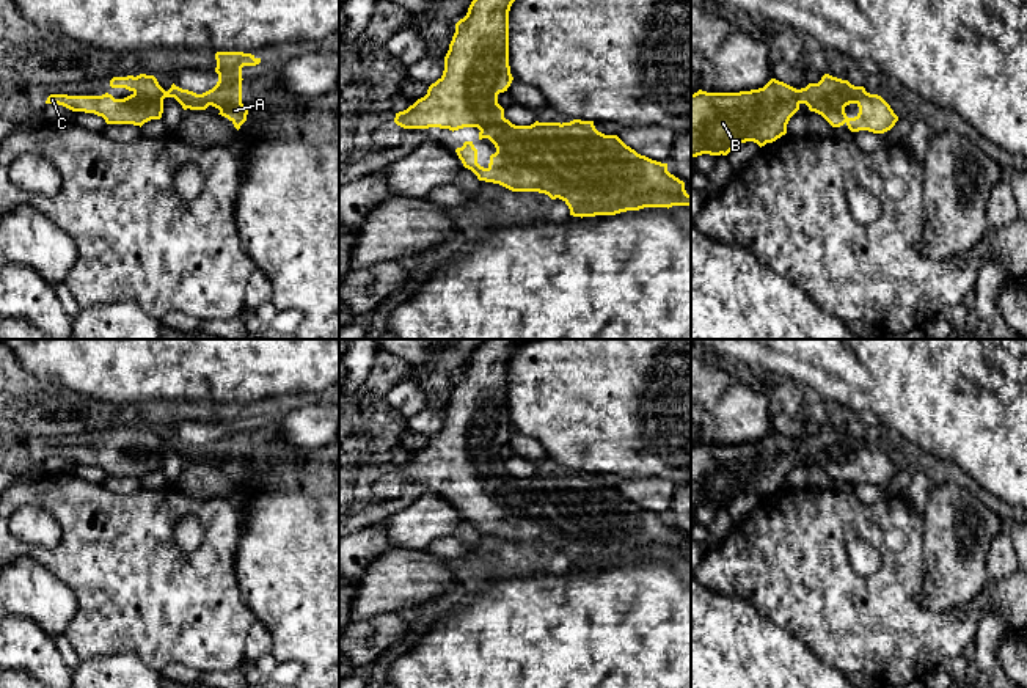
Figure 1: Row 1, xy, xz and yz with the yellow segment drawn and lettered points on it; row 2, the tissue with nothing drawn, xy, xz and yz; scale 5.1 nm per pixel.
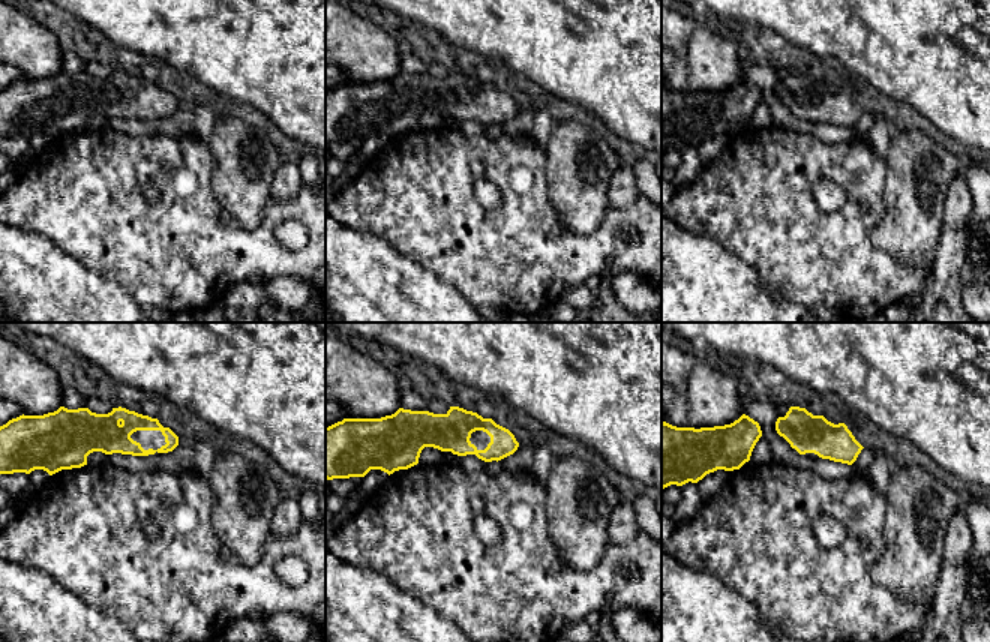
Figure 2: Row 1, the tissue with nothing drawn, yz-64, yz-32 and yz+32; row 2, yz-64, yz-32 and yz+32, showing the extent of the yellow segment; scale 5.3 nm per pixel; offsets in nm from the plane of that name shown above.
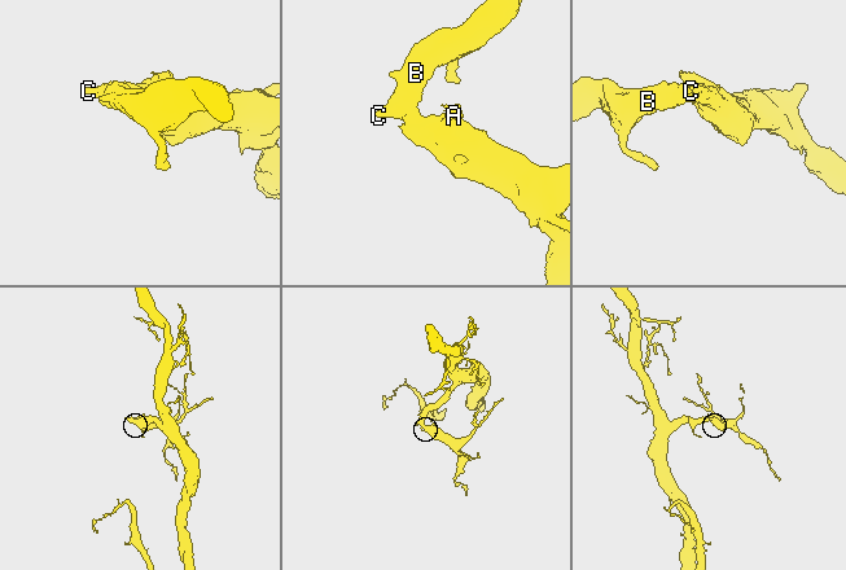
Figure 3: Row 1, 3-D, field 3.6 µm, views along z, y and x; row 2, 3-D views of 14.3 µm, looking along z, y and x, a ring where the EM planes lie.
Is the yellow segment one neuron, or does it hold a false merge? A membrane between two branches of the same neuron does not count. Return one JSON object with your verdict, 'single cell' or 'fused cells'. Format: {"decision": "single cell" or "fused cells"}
{"decision": "single cell"}

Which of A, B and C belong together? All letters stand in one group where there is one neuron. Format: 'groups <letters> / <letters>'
groups A B C

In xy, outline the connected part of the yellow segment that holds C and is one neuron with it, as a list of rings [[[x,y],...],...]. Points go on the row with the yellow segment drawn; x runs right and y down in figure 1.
[[[217,52],[215,60],[218,82],[203,94],[182,90],[174,83],[165,91],[154,75],[140,74],[110,80],[111,88],[126,88],[132,93],[124,99],[115,99],[108,93],[102,96],[50,94],[46,104],[58,104],[72,112],[94,113],[102,116],[107,124],[141,127],[151,119],[160,119],[163,99],[174,97],[184,110],[206,110],[209,105],[218,108],[218,115],[228,118],[239,130],[248,115],[248,107],[242,104],[242,68],[256,66],[261,58],[243,52]]]

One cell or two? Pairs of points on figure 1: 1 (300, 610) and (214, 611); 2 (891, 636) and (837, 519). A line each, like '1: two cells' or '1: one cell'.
1: two cells
2: one cell

